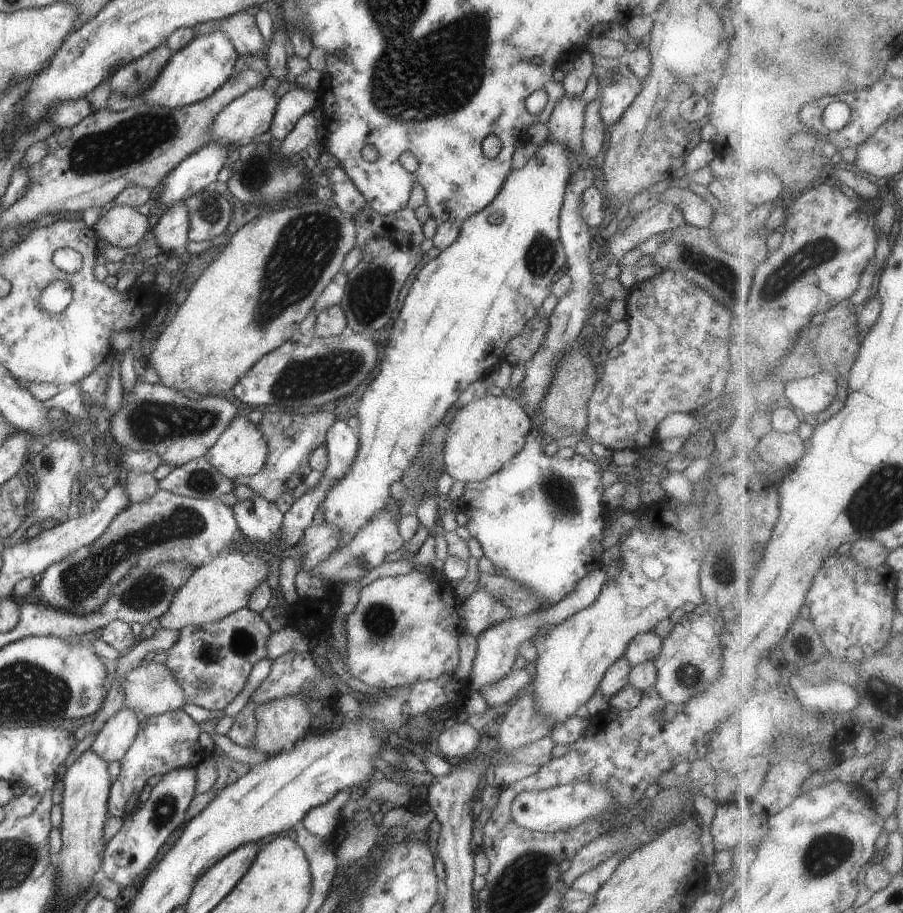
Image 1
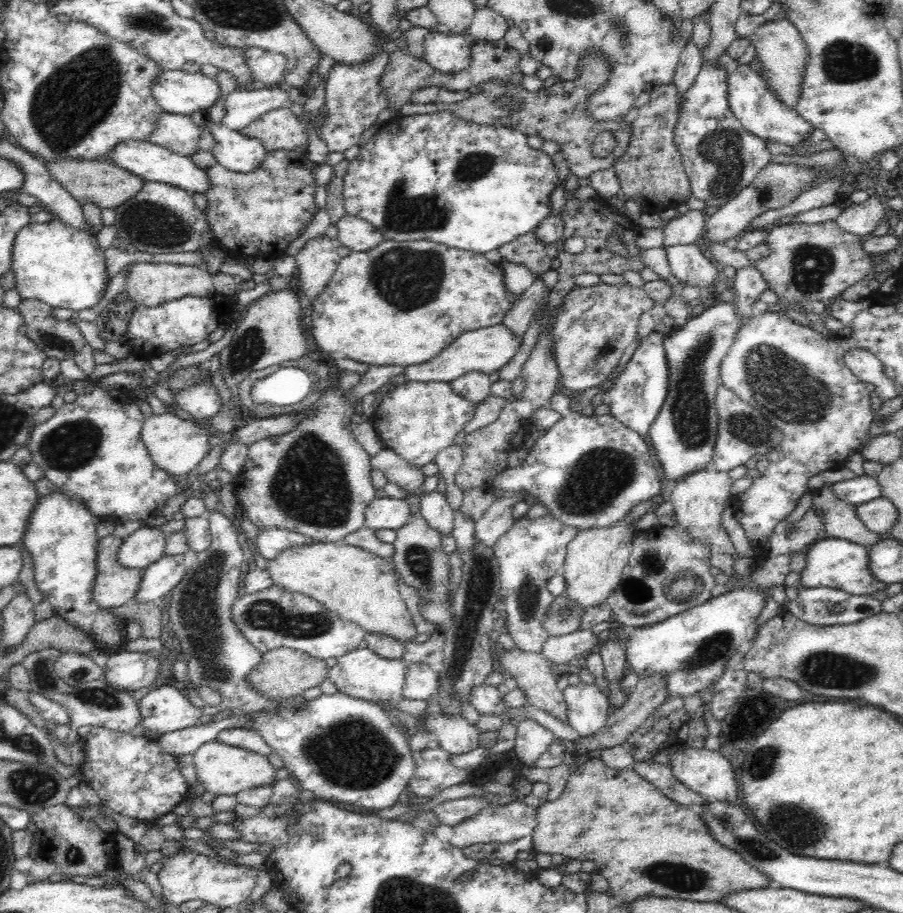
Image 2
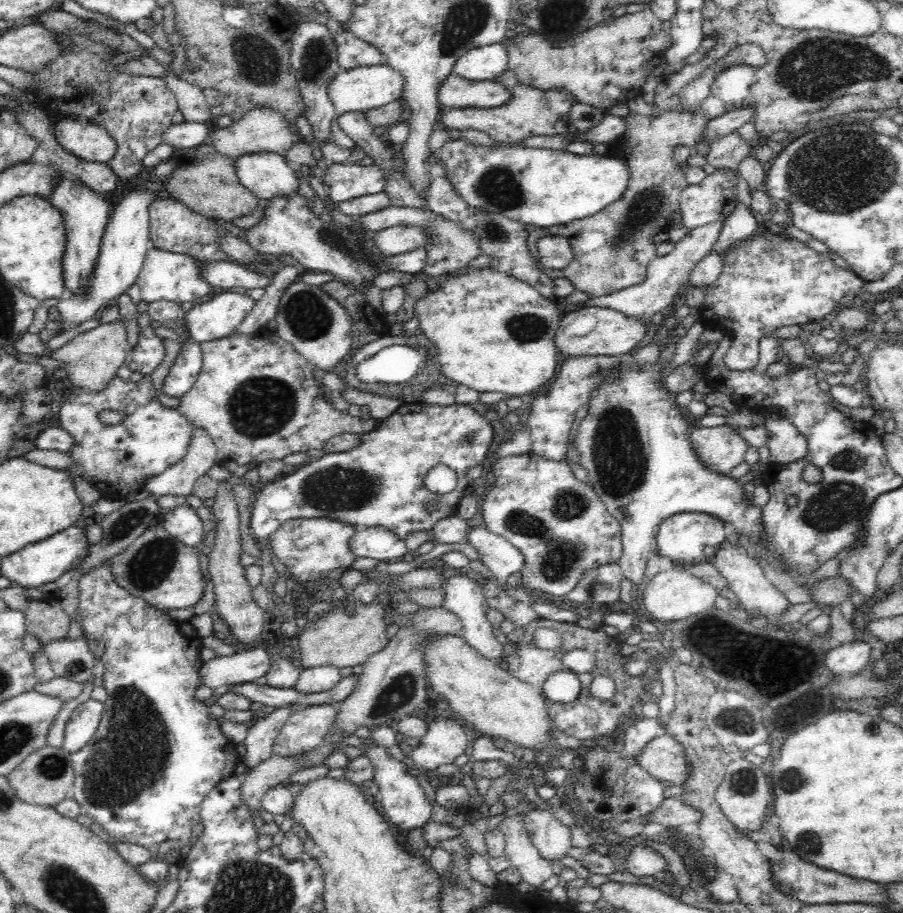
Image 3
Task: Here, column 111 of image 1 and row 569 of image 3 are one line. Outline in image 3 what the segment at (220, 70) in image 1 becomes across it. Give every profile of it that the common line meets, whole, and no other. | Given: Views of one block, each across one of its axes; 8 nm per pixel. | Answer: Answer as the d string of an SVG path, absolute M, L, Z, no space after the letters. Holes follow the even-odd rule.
M100 565L93 568L92 571L82 576L79 581L80 589L79 604L76 616L80 616L80 626L83 628L82 637L88 641L92 655L97 661L104 663L105 671L102 675L103 684L107 698L105 700L104 712L93 737L78 751L72 753L72 762L74 765L75 780L70 790L69 797L81 806L81 814L86 814L93 820L96 820L108 834L118 842L130 842L143 846L152 852L154 856L170 852L171 850L184 851L188 845L192 828L195 824L201 822L201 808L206 796L210 791L219 785L224 779L234 775L239 760L241 759L236 752L236 744L228 740L218 727L220 722L219 713L215 711L211 702L196 700L196 689L200 688L199 671L202 669L203 661L200 658L202 637L198 635L194 625L188 621L180 621L172 618L162 609L152 606L146 600L129 594L124 588L116 585L110 565Z

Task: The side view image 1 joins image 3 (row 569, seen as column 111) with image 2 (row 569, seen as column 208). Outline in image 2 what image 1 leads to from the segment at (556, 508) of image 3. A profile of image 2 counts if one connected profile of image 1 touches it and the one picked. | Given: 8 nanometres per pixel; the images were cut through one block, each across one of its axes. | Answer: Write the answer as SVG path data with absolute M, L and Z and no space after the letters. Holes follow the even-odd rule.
M548 514L546 516L542 516L541 518L536 518L536 519L524 519L524 518L521 518L519 520L515 520L514 522L514 525L512 526L512 528L510 528L510 531L503 537L503 538L500 538L500 540L498 540L498 543L493 547L493 550L494 550L494 555L496 556L496 559L497 559L497 562L499 563L499 574L500 574L500 579L501 579L501 597L504 598L504 604L506 605L506 620L505 622L499 622L499 623L504 623L507 625L507 629L508 629L508 632L510 634L510 636L513 638L514 640L514 644L516 645L515 648L518 648L519 650L522 650L523 652L530 652L531 654L541 654L542 652L542 648L544 648L544 643L547 641L547 638L550 636L550 634L548 634L548 632L546 632L546 629L544 629L544 627L542 627L542 622L544 622L544 618L546 618L546 614L548 614L548 608L550 608L550 604L552 604L552 601L555 600L555 597L550 593L550 591L548 591L548 588L547 588L547 585L548 585L548 580L550 580L550 578L552 578L552 576L556 576L556 574L563 574L563 567L564 567L564 564L565 564L565 558L566 558L566 554L567 554L567 548L568 548L568 544L570 542L572 542L572 540L574 538L576 538L576 534L578 534L578 530L576 529L572 529L572 527L568 527L568 526L564 526L562 525L562 523L560 523L560 521L556 520L556 518L554 518L554 516Z

